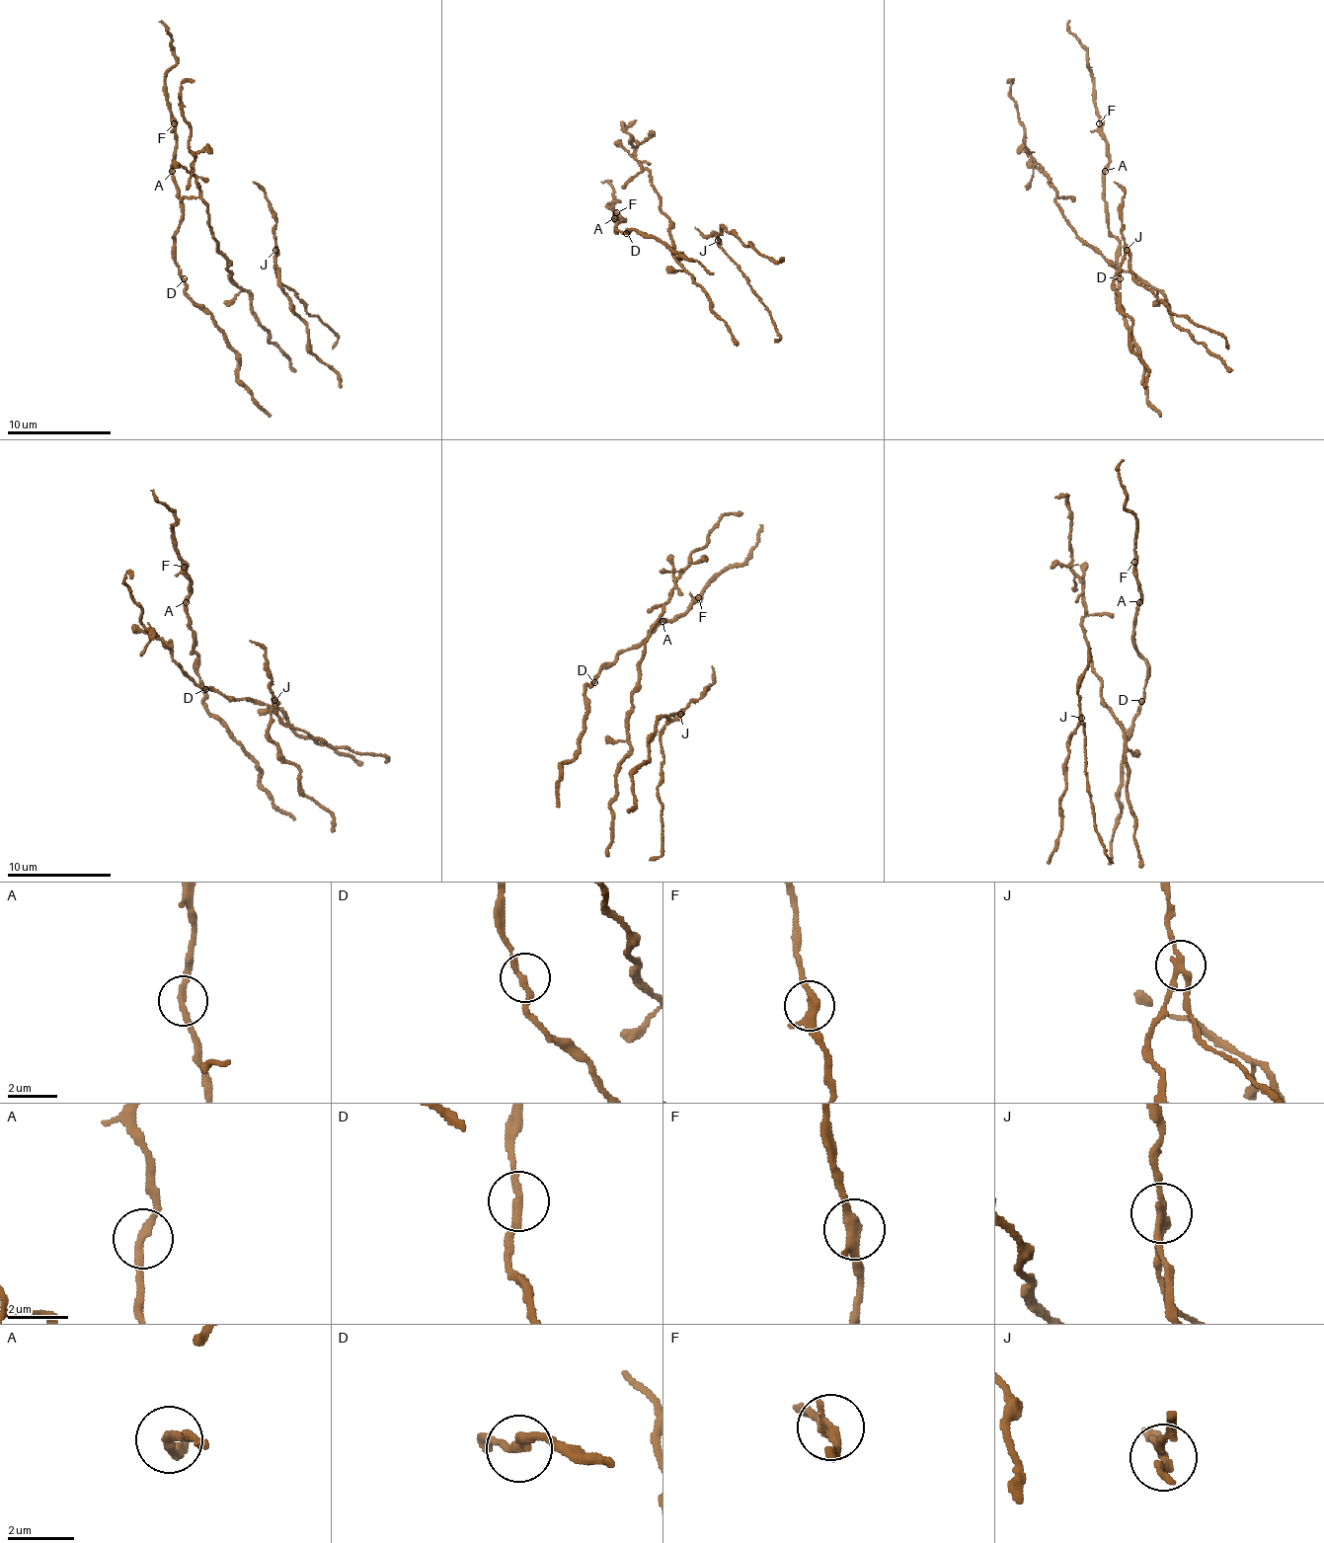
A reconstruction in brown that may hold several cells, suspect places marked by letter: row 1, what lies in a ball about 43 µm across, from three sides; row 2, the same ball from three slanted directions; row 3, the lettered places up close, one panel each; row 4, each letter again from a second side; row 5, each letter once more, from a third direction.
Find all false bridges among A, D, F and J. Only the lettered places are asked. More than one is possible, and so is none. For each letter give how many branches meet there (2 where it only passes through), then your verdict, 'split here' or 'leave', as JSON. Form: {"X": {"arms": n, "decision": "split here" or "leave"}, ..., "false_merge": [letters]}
{"A": {"arms": 2, "decision": "leave"}, "D": {"arms": 2, "decision": "leave"}, "F": {"arms": 3, "decision": "leave"}, "J": {"arms": 3, "decision": "split here"}, "false_merge": ["J"]}

